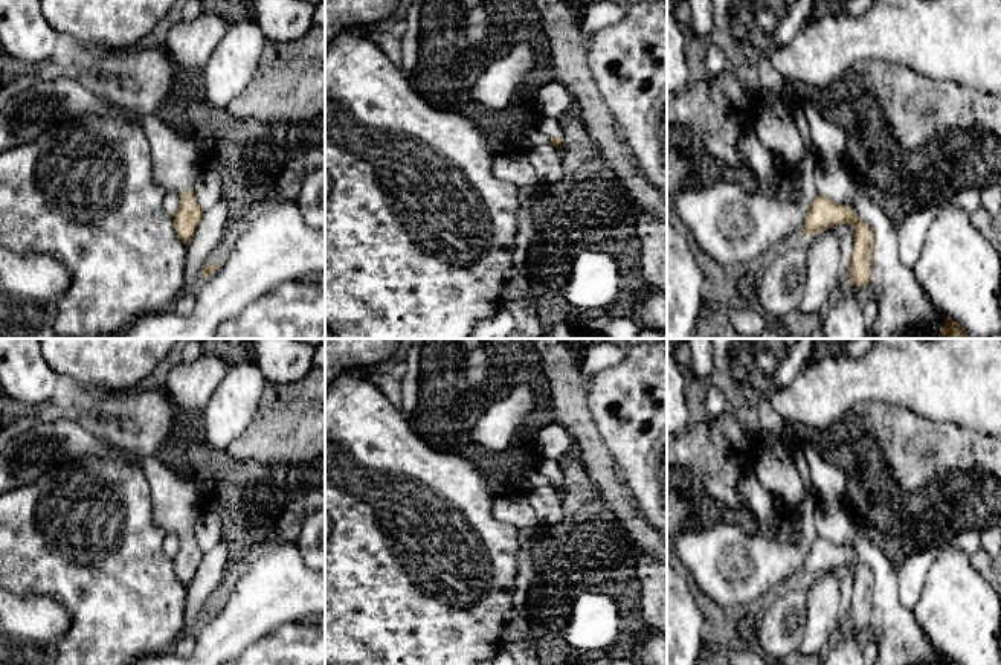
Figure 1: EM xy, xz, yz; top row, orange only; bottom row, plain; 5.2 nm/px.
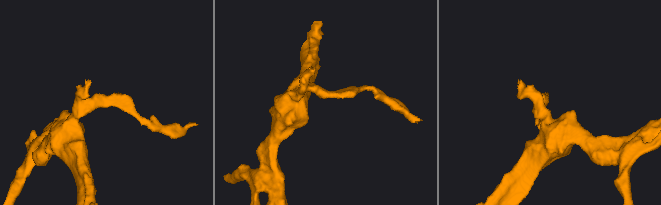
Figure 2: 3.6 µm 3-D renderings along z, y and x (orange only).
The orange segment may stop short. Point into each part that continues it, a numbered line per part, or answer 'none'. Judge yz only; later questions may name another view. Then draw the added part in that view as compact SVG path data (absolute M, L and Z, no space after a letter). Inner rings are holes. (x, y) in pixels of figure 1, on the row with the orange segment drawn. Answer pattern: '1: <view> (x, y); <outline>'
none

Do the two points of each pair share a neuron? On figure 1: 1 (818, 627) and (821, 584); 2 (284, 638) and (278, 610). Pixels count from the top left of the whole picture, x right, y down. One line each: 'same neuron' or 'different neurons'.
1: same neuron
2: different neurons

